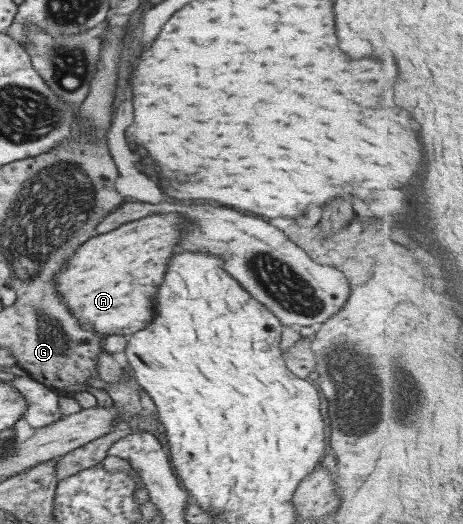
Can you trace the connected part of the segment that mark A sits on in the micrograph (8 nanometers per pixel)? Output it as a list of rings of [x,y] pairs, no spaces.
[[[148,215],[146,219],[136,219],[122,224],[116,229],[100,235],[94,235],[81,243],[77,250],[65,261],[65,264],[53,275],[56,292],[66,305],[72,318],[79,325],[90,325],[92,332],[102,336],[130,335],[151,323],[152,299],[156,297],[156,287],[162,281],[164,265],[172,255],[172,249],[178,241],[182,217],[180,215]]]

